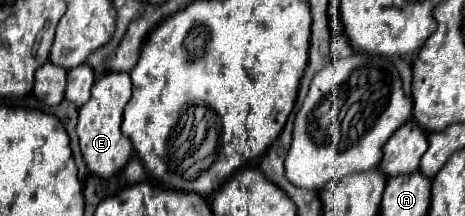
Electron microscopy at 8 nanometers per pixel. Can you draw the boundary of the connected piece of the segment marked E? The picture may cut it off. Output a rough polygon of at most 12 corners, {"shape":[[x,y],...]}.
{"shape":[[107,73],[79,107],[87,169],[113,177],[133,155],[121,131],[129,73]]}

